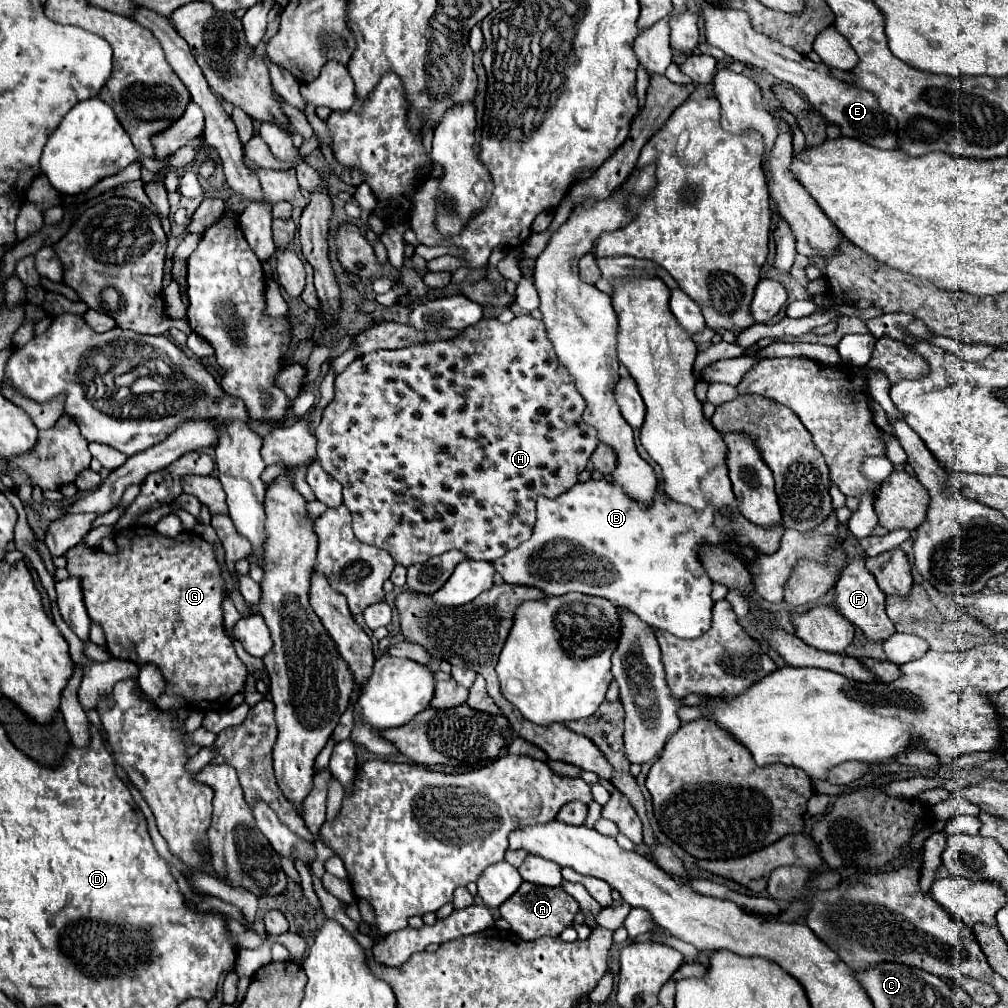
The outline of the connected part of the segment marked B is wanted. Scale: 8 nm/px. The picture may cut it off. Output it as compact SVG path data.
M590 479L586 483L576 483L566 493L546 499L538 497L536 503L536 525L532 537L510 549L504 557L494 561L496 571L510 585L530 585L542 589L548 597L578 591L586 595L596 595L614 601L618 607L632 611L652 629L668 631L676 637L694 639L704 635L712 625L712 581L698 561L698 545L710 541L722 549L734 551L736 545L714 529L714 507L708 505L702 513L694 513L688 505L678 505L666 497L662 485L656 487L650 505L640 505L632 497L626 497L622 487L616 487L606 479Z

